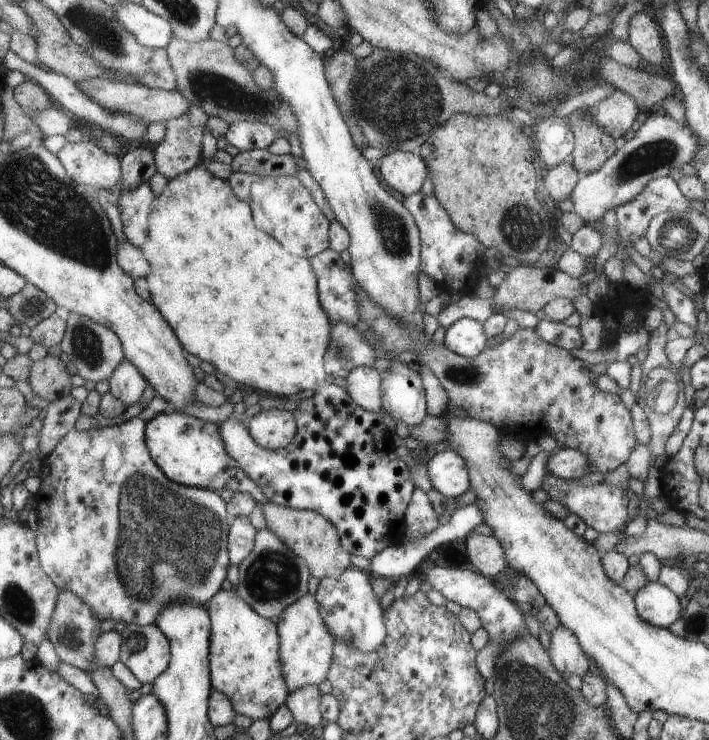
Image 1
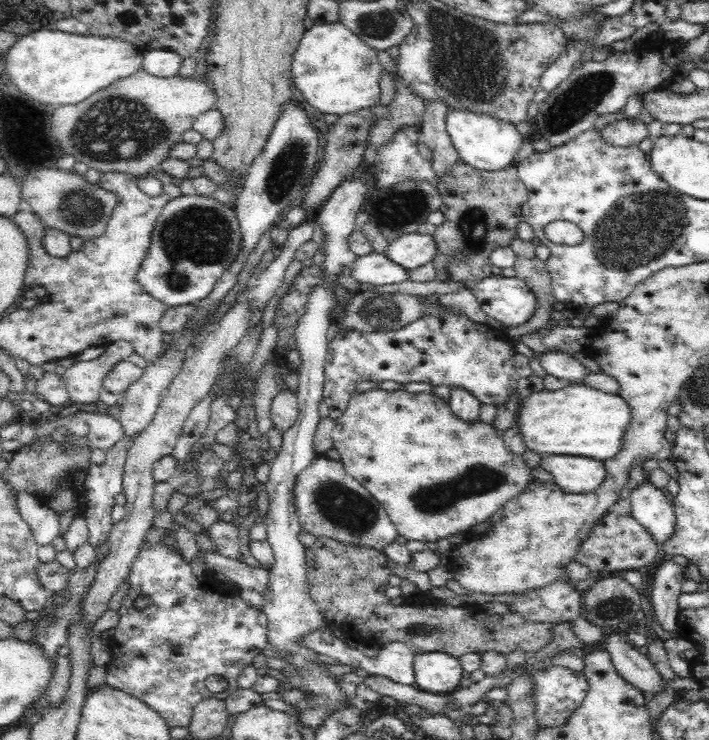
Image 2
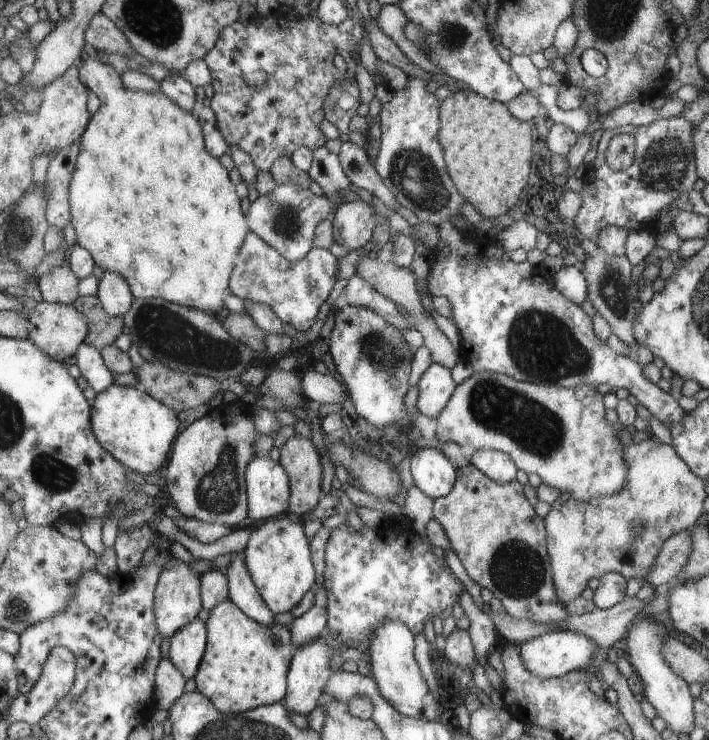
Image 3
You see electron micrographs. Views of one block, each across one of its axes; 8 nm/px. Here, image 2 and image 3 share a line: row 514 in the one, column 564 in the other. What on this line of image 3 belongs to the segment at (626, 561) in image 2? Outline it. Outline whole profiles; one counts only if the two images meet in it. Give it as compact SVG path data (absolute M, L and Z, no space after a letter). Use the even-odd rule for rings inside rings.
M471 464L458 468L451 490L446 495L432 499L432 517L444 528L450 548L467 576L502 602L507 615L534 623L561 623L569 615L565 604L558 600L554 591L553 569L550 556L545 552L546 530L543 530L543 520L533 512L522 485L516 479L509 483L496 483Z

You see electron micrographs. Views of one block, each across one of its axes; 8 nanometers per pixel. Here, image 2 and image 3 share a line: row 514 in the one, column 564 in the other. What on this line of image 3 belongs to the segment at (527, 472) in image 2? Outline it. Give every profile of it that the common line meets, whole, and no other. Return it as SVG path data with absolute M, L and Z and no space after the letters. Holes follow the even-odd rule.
M479 371L478 373L473 373L469 376L469 378L460 382L458 386L455 387L446 407L443 408L441 414L435 417L436 429L434 436L439 442L454 442L463 449L470 449L471 451L474 449L493 449L507 453L519 470L523 470L523 472L527 475L530 473L537 474L541 483L557 488L562 493L566 492L568 495L570 494L569 498L571 499L587 503L589 499L593 499L595 497L606 497L613 495L615 491L621 490L621 488L625 486L627 470L629 470L626 468L625 458L624 462L621 462L621 442L615 438L615 432L607 426L607 422L605 422L605 418L603 418L603 410L605 410L605 408L603 408L601 396L593 390L593 386L579 385L575 388L566 389L565 387L560 387L559 385L538 385L525 381L516 381L511 377L491 373L489 371Z

